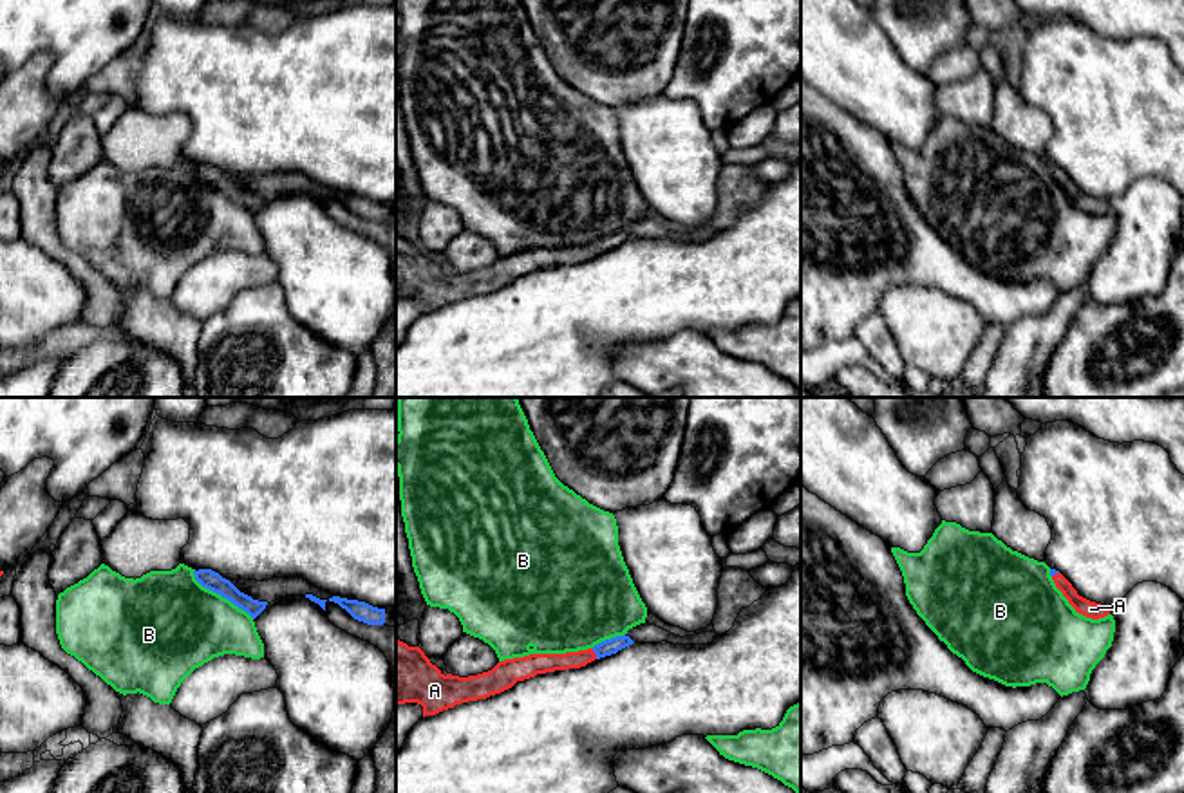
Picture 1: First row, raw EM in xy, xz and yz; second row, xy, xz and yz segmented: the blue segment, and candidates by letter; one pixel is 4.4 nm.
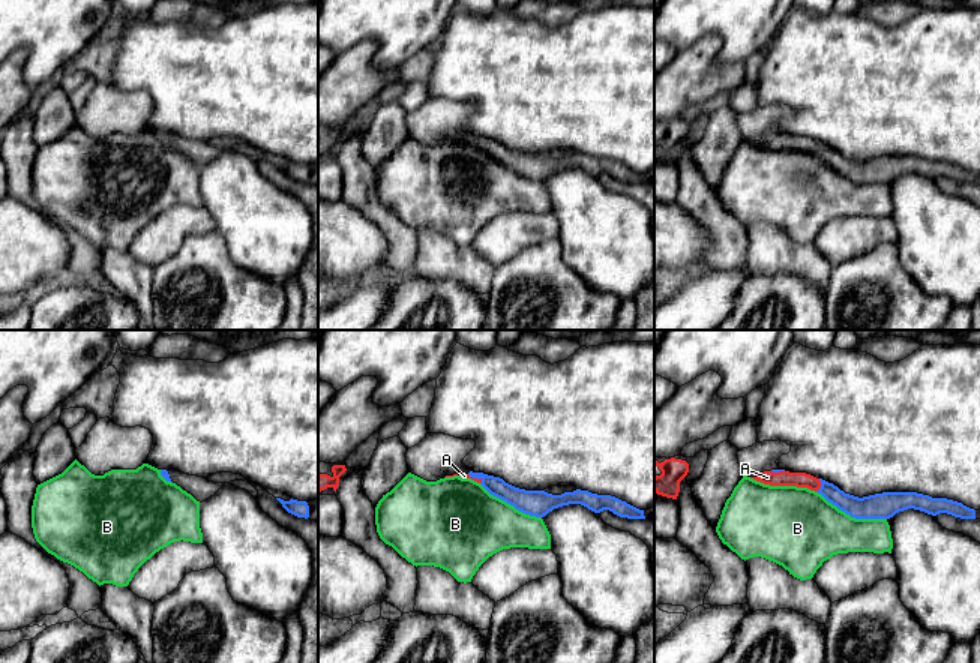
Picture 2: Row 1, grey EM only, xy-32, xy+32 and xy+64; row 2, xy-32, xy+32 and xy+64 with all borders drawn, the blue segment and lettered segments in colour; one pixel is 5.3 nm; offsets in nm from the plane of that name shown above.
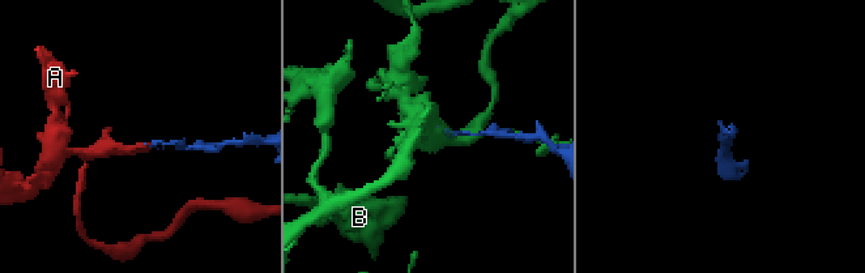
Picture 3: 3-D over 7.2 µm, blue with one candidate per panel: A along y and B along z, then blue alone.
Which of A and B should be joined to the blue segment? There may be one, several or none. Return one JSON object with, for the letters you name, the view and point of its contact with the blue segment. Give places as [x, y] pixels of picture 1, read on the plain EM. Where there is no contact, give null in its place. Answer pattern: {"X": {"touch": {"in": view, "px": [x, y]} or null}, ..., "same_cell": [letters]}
{"A": {"touch": {"in": "xz", "px": [595, 248]}}, "same_cell": ["A"]}

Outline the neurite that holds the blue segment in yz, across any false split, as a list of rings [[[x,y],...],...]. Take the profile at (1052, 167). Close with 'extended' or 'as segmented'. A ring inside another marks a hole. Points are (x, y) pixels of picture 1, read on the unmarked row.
[[[1050,164],[1050,172],[1056,182],[1063,188],[1068,199],[1076,204],[1076,208],[1092,215],[1099,215],[1110,210],[1110,202],[1079,191],[1077,186],[1072,182],[1072,179],[1059,166]]]; extended

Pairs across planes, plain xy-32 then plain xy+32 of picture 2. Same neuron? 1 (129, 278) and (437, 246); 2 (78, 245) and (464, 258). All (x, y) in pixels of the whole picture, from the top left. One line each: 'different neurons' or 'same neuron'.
1: same neuron
2: different neurons

